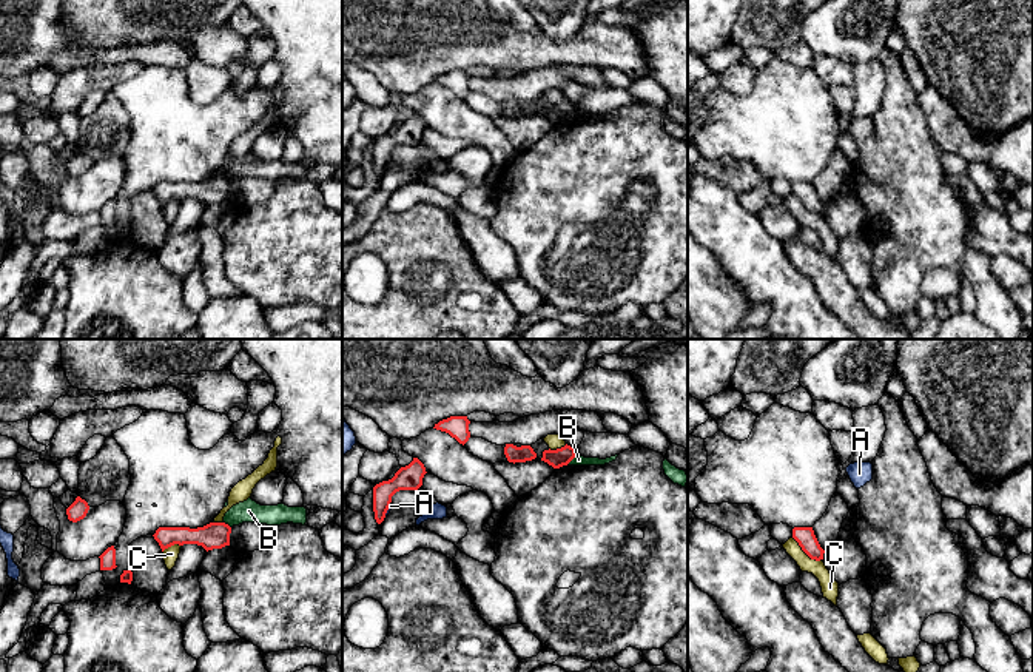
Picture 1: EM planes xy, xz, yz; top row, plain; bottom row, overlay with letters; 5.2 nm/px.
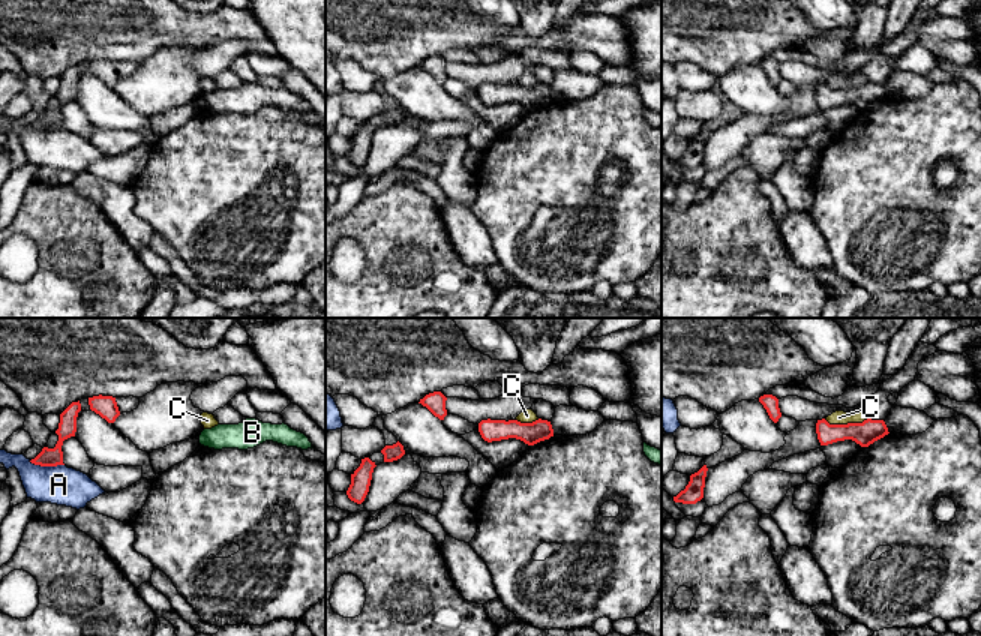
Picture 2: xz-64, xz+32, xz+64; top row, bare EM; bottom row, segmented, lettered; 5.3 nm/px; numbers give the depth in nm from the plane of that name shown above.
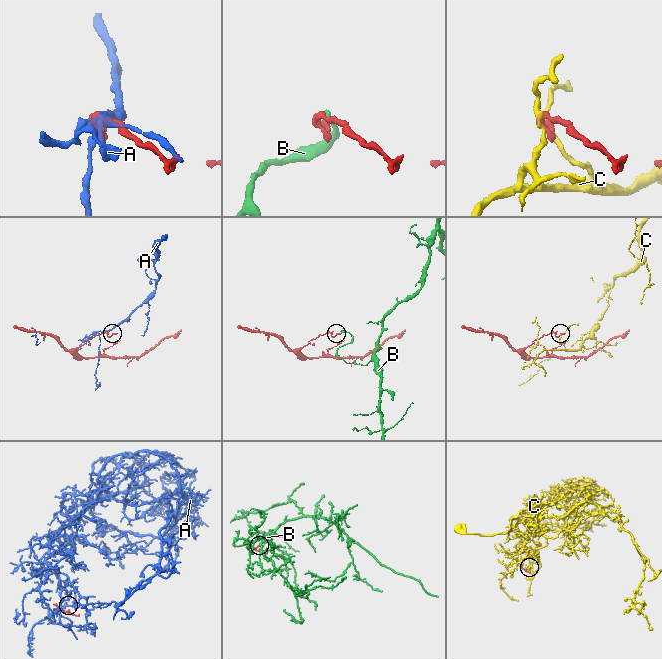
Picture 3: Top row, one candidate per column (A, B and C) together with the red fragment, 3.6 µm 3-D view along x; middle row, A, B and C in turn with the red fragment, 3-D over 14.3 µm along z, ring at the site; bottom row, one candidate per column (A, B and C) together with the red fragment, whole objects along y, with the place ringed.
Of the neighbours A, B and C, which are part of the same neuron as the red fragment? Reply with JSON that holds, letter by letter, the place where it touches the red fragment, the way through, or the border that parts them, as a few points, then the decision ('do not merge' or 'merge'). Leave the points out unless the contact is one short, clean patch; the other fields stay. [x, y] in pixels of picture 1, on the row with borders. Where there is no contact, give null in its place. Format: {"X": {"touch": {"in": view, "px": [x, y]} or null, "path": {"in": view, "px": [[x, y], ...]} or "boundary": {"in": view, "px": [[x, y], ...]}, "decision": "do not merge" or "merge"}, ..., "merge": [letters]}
{"A": {"touch": {"in": "xz", "px": [387, 509]}, "boundary": {"in": "xz", "px": [[390, 506], [384, 515]]}, "decision": "do not merge"}, "B": {"touch": {"in": "xz", "px": [571, 460]}, "boundary": {"in": "xz", "px": [[577, 453], [566, 464]]}, "decision": "do not merge"}, "C": {"touch": {"in": "yz", "px": [805, 552]}, "boundary": {"in": "yz", "px": [[793, 537], [811, 558], [821, 560]]}, "decision": "do not merge"}, "merge": []}

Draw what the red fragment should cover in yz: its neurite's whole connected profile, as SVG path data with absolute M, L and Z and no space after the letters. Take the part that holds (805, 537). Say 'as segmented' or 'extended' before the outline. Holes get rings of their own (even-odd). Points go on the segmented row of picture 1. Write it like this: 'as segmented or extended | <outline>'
as segmented | M794 527L792 538L799 543L802 550L816 561L823 559L825 550L820 547L813 527Z

